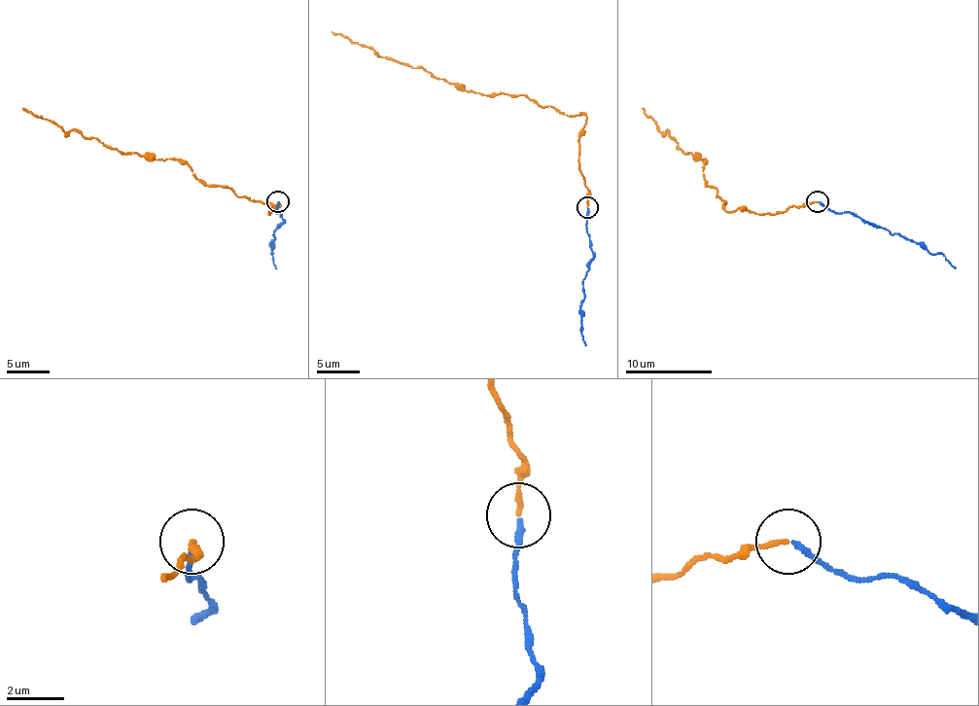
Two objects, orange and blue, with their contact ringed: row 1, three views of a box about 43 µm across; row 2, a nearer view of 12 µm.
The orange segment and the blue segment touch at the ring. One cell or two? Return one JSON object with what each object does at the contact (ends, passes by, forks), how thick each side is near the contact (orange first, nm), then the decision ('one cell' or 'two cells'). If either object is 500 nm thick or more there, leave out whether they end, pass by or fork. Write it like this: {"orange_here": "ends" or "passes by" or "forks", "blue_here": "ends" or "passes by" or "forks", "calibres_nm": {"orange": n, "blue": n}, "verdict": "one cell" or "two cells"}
{"orange_here": "ends", "blue_here": "ends", "calibres_nm": {"orange": 170, "blue": 200}, "verdict": "one cell"}

